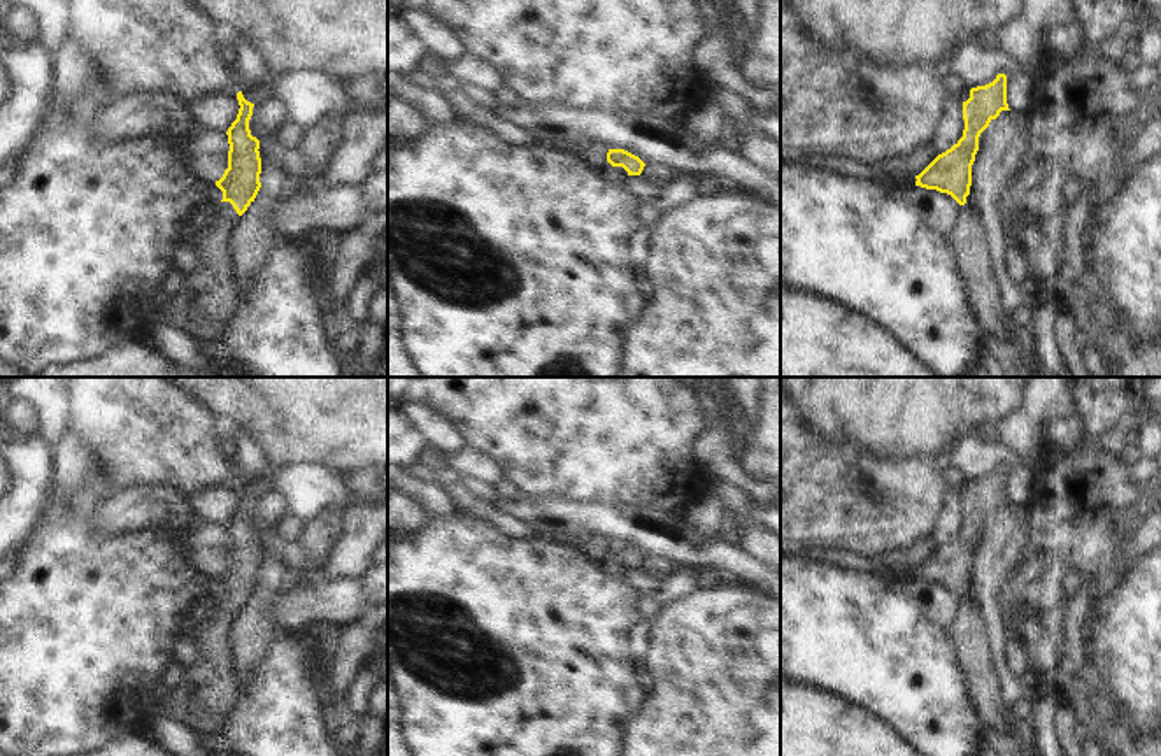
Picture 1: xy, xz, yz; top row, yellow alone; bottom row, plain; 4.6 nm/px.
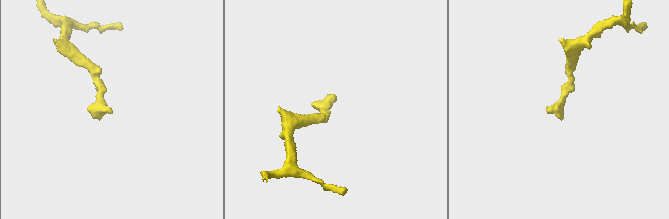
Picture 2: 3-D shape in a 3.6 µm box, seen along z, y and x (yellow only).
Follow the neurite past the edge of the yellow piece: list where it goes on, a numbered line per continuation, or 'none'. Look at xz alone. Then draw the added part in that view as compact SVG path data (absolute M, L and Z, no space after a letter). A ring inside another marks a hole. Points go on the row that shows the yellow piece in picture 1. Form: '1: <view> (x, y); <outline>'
1: xz (618, 176); M595 167L595 172L619 189L624 189L624 182L630 177L623 167L612 167L609 172L605 172L602 167Z

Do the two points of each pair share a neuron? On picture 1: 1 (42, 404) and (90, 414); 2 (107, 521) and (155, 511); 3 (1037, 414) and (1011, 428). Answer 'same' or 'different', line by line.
1: different
2: same
3: same

